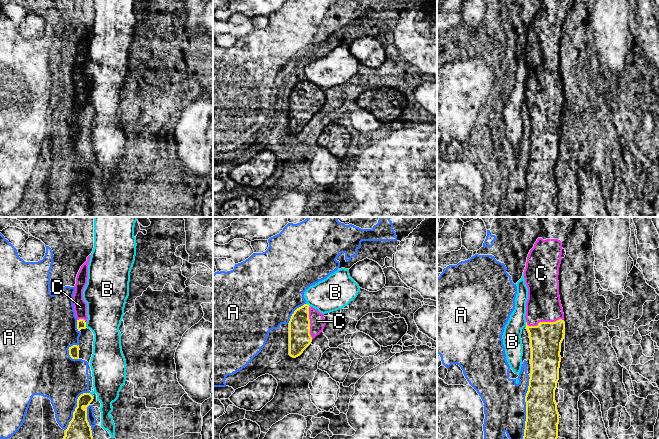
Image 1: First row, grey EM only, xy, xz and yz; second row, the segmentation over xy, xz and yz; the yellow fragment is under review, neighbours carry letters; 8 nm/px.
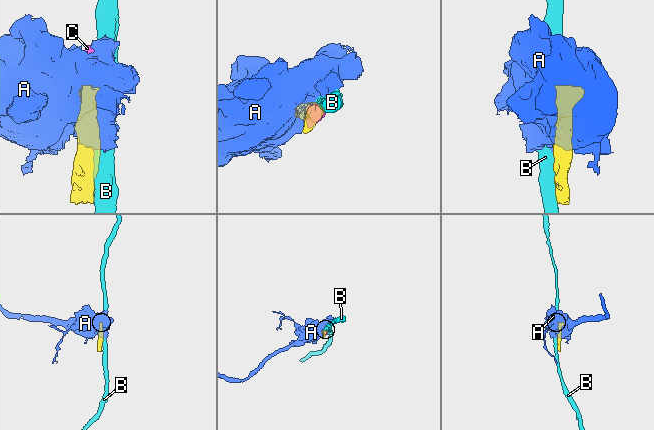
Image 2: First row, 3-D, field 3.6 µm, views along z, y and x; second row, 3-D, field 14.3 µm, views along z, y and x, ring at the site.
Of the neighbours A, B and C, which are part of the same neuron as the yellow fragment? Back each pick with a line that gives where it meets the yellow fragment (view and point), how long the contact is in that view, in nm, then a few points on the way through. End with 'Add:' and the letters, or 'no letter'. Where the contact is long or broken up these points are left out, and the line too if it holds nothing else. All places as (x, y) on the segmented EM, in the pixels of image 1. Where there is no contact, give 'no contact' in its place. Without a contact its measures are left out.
C: contact yz (544, 322); length 300 nm; way yz (545, 339), (544, 322), (543, 304)
Add: C

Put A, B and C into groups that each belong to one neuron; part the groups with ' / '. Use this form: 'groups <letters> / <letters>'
groups A / B / C

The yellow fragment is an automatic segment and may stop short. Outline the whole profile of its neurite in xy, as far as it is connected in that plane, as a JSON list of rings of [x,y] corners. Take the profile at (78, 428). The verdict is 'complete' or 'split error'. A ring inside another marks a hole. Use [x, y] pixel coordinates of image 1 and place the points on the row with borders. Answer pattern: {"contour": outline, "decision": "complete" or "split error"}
{"contour": [[[83,393],[77,399],[73,418],[65,430],[63,439],[93,439],[91,426],[87,420],[87,407],[93,401],[90,393]]], "decision": "complete"}

